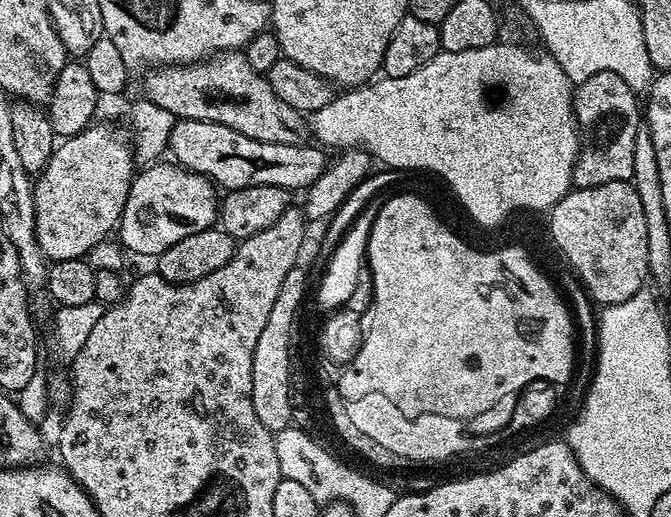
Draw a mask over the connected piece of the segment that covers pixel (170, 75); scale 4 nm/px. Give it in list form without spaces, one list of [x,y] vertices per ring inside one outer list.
[[[243,51],[218,52],[187,64],[161,64],[149,72],[152,73],[144,80],[143,95],[168,110],[176,120],[218,122],[258,142],[299,144],[309,135],[305,113],[282,102],[268,79],[250,66]]]

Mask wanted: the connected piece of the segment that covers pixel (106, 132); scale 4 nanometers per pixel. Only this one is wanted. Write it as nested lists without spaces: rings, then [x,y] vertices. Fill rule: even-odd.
[[[99,122],[93,123],[91,126],[83,128],[78,134],[61,139],[57,143],[56,147],[52,149],[50,158],[46,162],[46,166],[35,177],[32,185],[32,194],[34,198],[34,218],[36,219],[36,237],[38,238],[38,246],[42,246],[42,254],[49,261],[54,260],[78,260],[87,257],[88,251],[91,248],[96,248],[108,235],[117,231],[120,223],[120,215],[122,210],[126,206],[126,198],[128,197],[128,191],[132,185],[132,178],[134,175],[134,167],[132,168],[132,162],[134,163],[134,148],[133,145],[128,142],[127,138],[123,136],[116,128],[107,128],[104,124]]]

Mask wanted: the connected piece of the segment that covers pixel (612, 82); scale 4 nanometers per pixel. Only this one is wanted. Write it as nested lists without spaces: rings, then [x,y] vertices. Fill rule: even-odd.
[[[599,72],[590,74],[586,82],[575,85],[572,109],[576,115],[576,128],[580,131],[580,153],[572,171],[575,187],[602,186],[606,182],[631,181],[634,174],[634,134],[642,126],[642,104],[638,93],[618,74]]]

